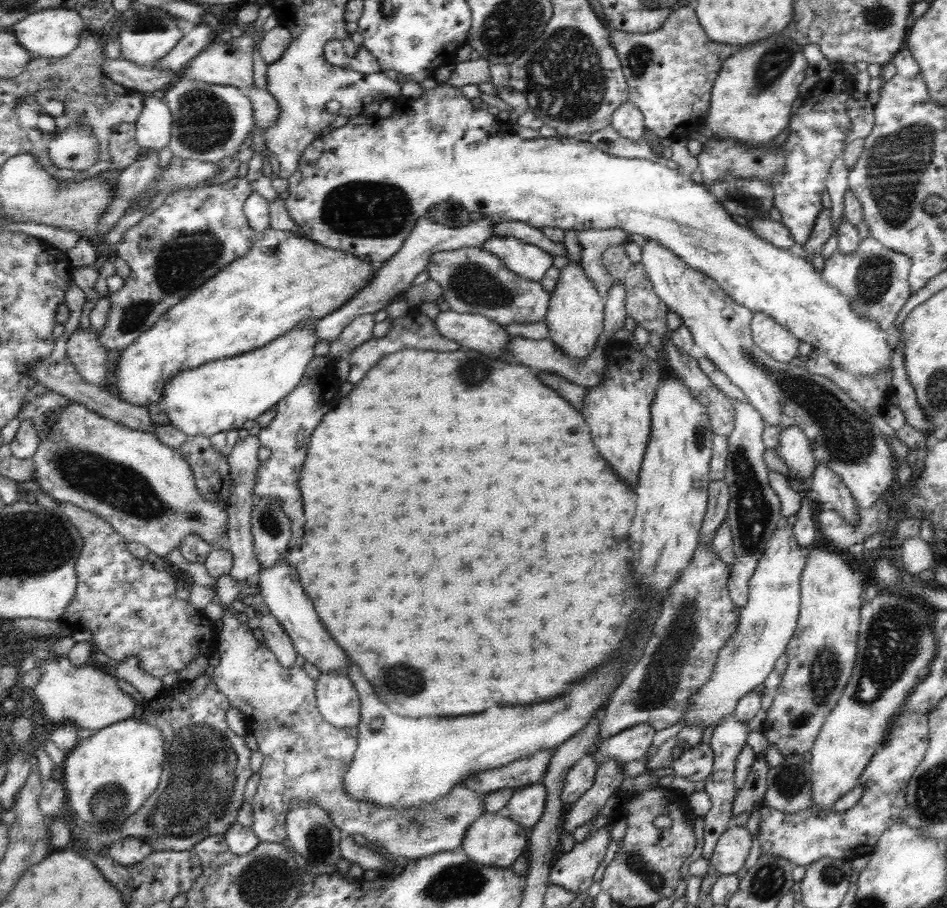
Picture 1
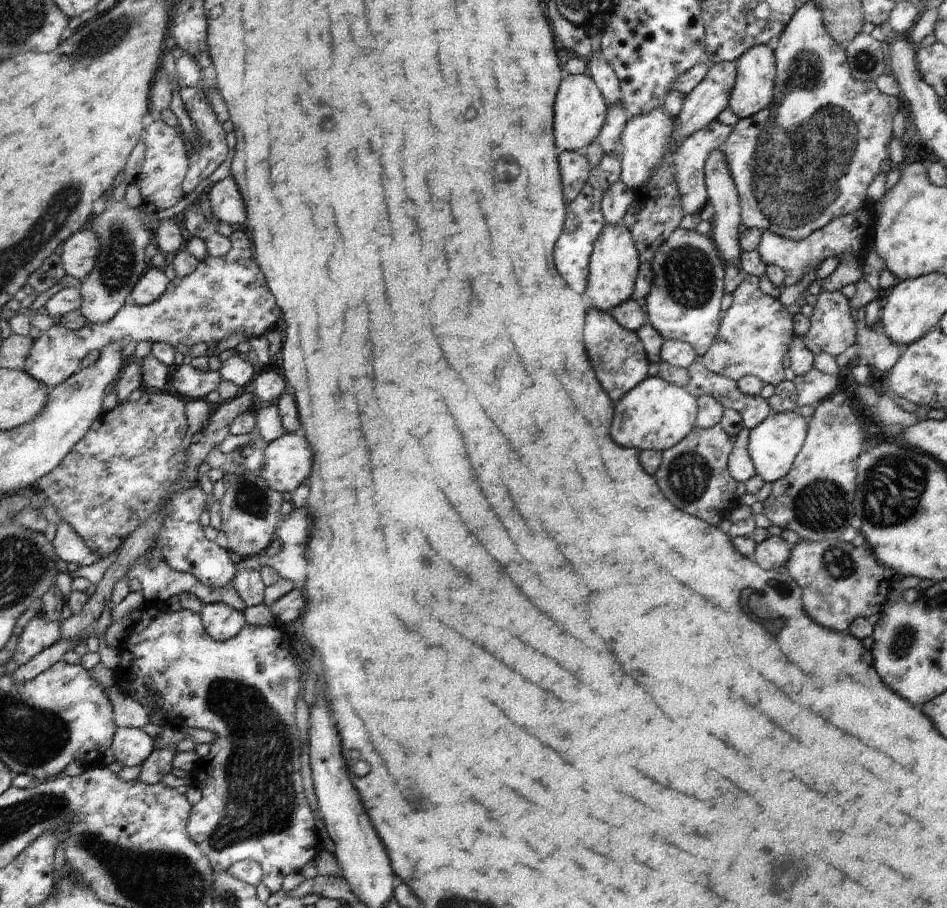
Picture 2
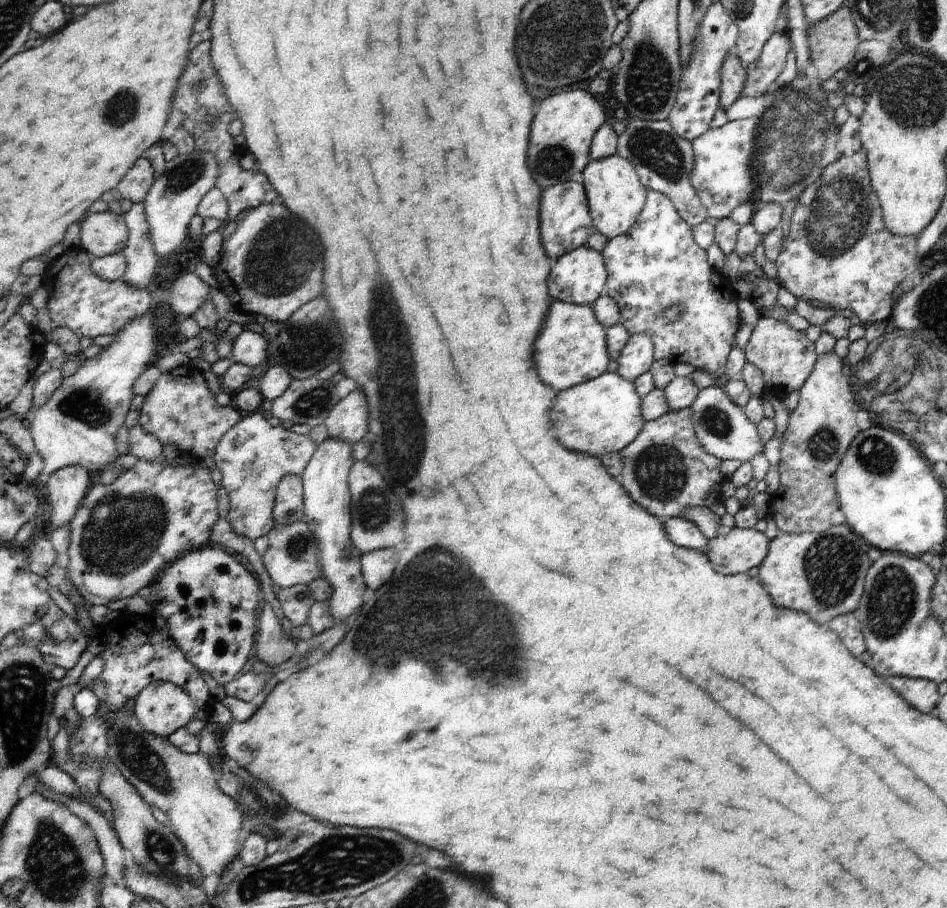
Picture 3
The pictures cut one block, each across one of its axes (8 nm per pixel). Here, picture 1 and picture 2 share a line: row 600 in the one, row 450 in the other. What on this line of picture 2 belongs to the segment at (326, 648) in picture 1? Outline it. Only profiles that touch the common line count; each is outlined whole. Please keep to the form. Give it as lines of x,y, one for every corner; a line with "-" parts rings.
285,434
269,444
259,476
265,478
277,492
295,492
313,468
313,452
309,442
299,434

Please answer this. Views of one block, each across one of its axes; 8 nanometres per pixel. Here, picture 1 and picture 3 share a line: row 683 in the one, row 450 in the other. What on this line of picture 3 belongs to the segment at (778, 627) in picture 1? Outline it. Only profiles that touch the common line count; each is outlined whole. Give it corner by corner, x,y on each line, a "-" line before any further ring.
705,388
699,390
699,396
695,398
695,402
689,406
691,414
693,414
693,430
695,436
699,440
699,444
703,446
703,450
707,450
709,454
713,454
719,460
739,460
741,464
749,464
755,456
761,456
765,450
763,440
759,438
757,426
751,424
751,420
747,420
743,408
735,406
721,388

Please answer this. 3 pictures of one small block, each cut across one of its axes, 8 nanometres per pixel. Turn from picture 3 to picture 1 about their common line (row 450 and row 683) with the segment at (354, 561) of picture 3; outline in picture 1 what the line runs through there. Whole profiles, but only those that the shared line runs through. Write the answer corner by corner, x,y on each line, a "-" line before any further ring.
321,672
317,680
317,704
325,720
337,728
359,728
363,722
363,702
351,678
339,672

